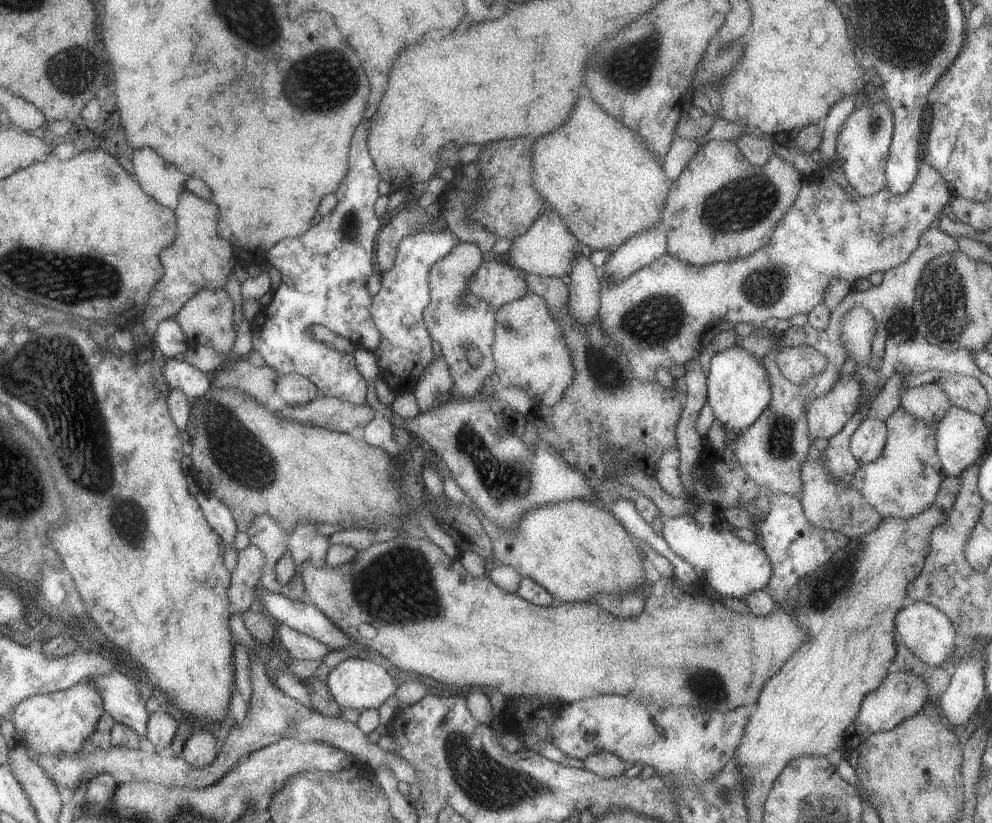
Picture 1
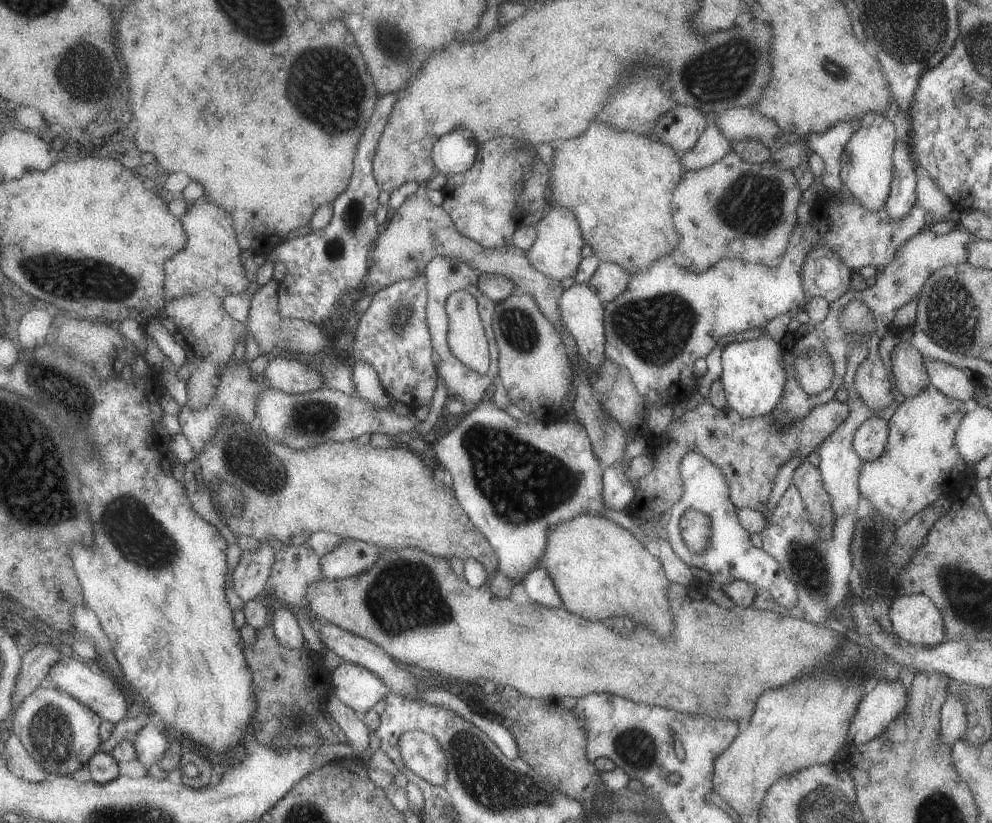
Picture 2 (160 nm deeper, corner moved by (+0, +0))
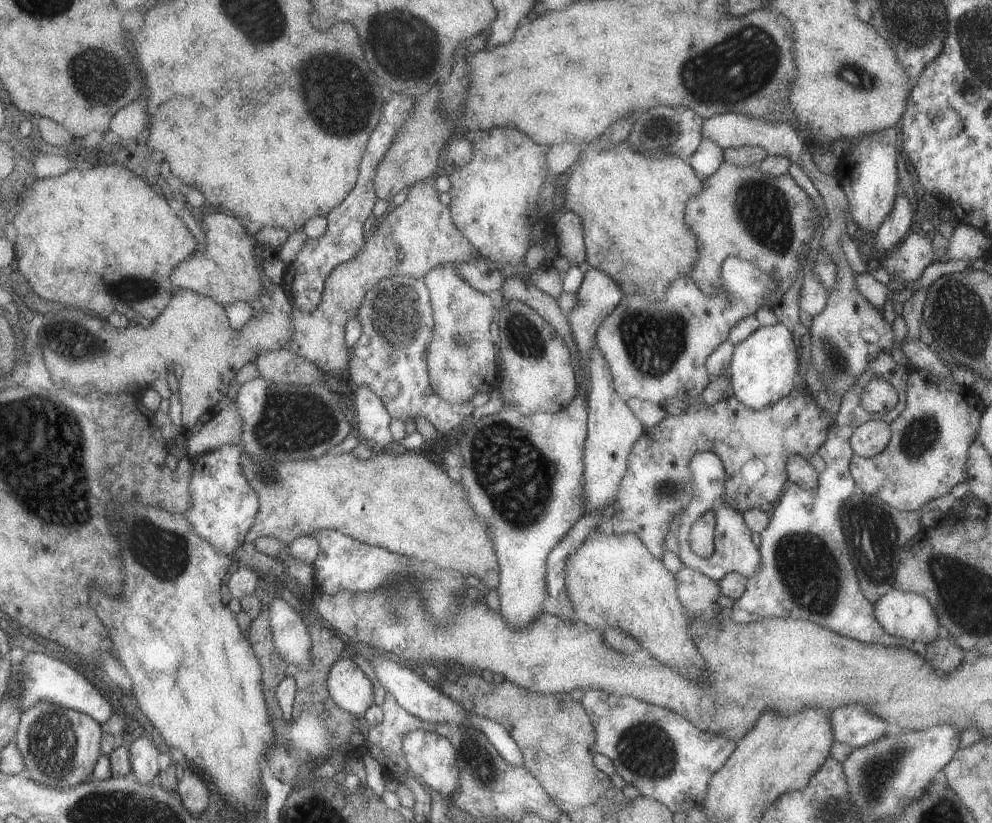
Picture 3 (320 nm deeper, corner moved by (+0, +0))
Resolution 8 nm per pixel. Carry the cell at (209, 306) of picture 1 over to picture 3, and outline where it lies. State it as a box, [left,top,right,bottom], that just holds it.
[39,284,291,432]

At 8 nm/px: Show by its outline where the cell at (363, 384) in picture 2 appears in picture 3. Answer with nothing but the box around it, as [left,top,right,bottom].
[352,386,394,450]

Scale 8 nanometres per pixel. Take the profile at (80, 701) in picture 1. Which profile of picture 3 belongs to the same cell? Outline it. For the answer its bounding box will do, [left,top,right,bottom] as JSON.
[14,702,101,788]

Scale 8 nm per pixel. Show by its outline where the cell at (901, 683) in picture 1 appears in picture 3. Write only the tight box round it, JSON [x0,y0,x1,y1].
[828,704,887,749]

